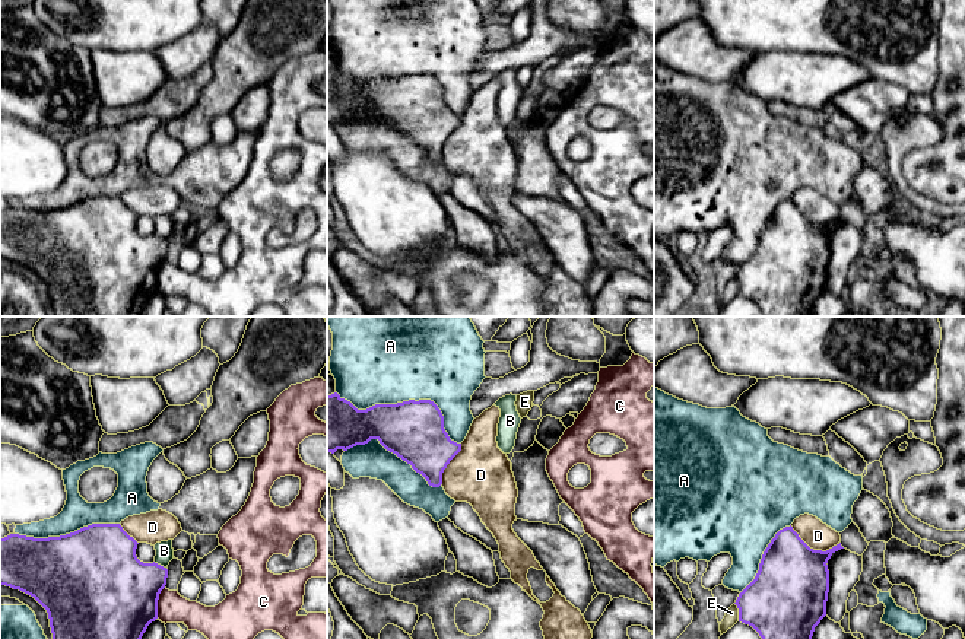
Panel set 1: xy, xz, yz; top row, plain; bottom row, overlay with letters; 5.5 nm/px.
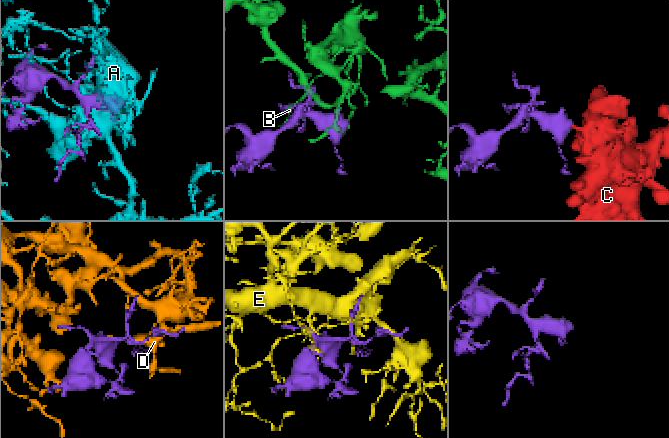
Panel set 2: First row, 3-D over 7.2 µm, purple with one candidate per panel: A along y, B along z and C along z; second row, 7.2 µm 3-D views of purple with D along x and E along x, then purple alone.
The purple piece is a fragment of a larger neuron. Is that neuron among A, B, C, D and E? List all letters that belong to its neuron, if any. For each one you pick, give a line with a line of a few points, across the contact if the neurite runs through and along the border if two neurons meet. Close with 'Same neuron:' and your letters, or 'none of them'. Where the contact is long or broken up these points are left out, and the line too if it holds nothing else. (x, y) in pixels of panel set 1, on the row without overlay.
Same neuron: none of them

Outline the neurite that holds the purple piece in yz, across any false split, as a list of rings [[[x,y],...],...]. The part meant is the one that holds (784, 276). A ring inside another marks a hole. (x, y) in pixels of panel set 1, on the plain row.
[[[854,195],[839,209],[841,214],[837,219],[822,225],[810,222],[791,198],[780,203],[765,222],[755,252],[734,276],[739,282],[739,295],[752,299],[764,317],[812,317],[815,301],[826,289],[828,233],[841,222],[861,229],[869,219]]]

